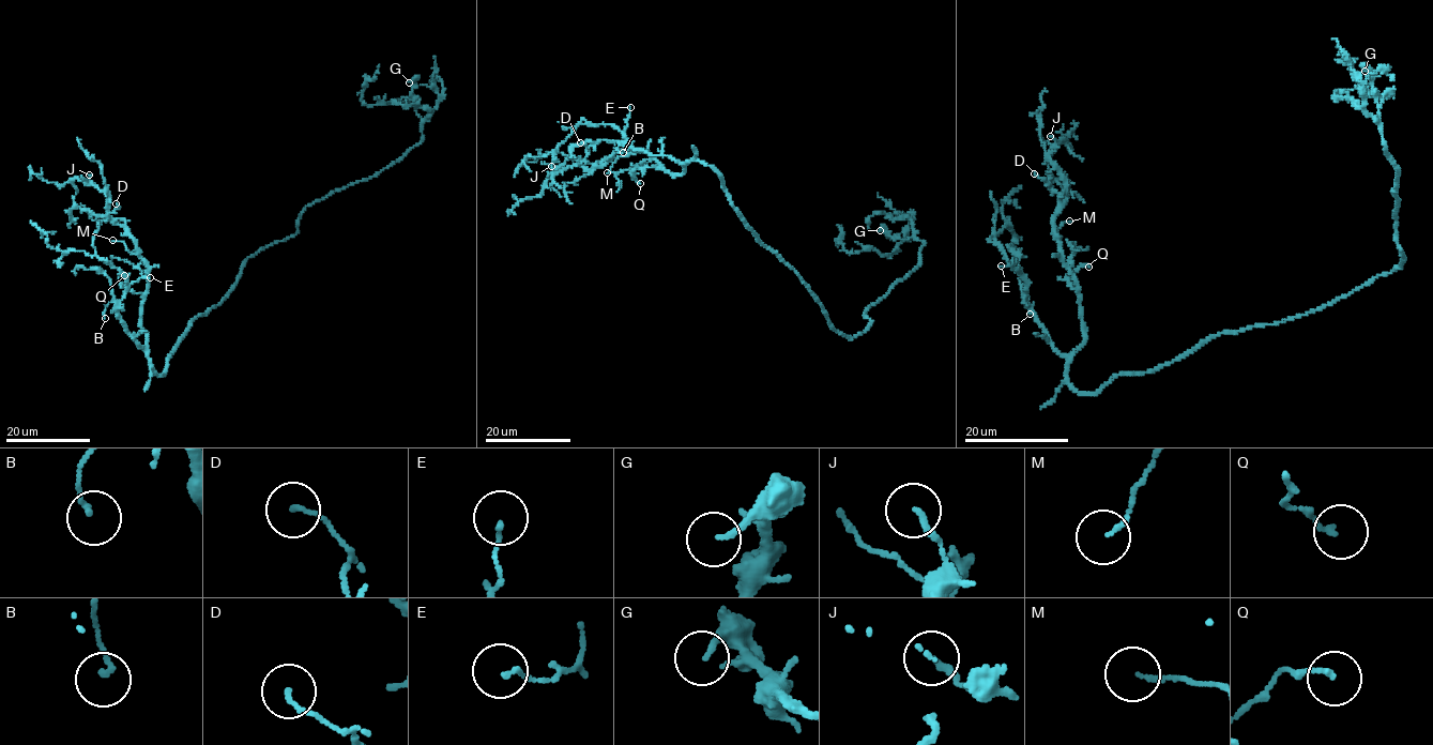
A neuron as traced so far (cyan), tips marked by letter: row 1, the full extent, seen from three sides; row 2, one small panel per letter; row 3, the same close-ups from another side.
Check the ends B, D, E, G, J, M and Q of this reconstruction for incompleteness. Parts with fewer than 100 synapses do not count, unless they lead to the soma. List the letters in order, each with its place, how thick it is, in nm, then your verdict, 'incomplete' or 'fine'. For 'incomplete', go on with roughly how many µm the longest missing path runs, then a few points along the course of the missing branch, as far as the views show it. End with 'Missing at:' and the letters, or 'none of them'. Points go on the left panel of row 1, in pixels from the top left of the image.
B: at (105, 318); 130 nm thick; fine
D: at (116, 203); 130 nm thick; fine
E: at (150, 277); 100 nm thick; fine
G: at (409, 82); 140 nm thick; fine
J: at (89, 175); 170 nm thick; fine
M: at (112, 240); 100 nm thick; fine
Q: at (124, 275); 140 nm thick; fine
Missing at: none of them

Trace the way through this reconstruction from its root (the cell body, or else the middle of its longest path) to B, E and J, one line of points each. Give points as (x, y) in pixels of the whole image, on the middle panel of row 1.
B: (790, 268), (759, 243), (712, 167), (700, 161), (681, 163), (621, 142), (616, 150), (623, 152)
E: (790, 268), (759, 243), (712, 167), (700, 161), (681, 163), (669, 156), (654, 155), (624, 142), (630, 107)
J: (790, 268), (700, 161), (675, 173), (620, 150), (592, 170), (572, 157), (551, 166)

